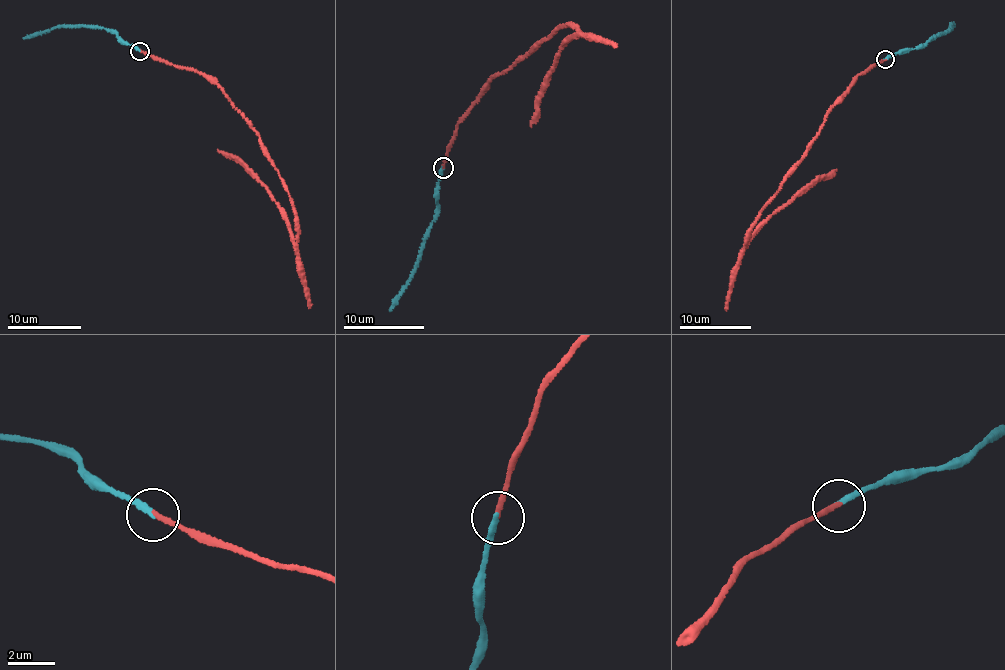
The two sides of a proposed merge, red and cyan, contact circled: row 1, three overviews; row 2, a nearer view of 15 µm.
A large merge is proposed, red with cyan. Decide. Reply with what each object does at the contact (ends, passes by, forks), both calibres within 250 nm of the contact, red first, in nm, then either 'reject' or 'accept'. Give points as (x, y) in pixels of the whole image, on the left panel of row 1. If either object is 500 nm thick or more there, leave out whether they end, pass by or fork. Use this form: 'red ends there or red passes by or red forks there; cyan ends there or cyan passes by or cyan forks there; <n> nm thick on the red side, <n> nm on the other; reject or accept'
red ends there; cyan ends there; 240 nm thick on the red side, 260 nm on the other; accept

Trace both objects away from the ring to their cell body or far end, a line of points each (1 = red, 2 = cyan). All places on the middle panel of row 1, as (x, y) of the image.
1: (442, 168), (457, 121), (488, 79), (568, 25), (575, 36), (554, 65), (530, 126)
2: (442, 168), (438, 216), (390, 311)

